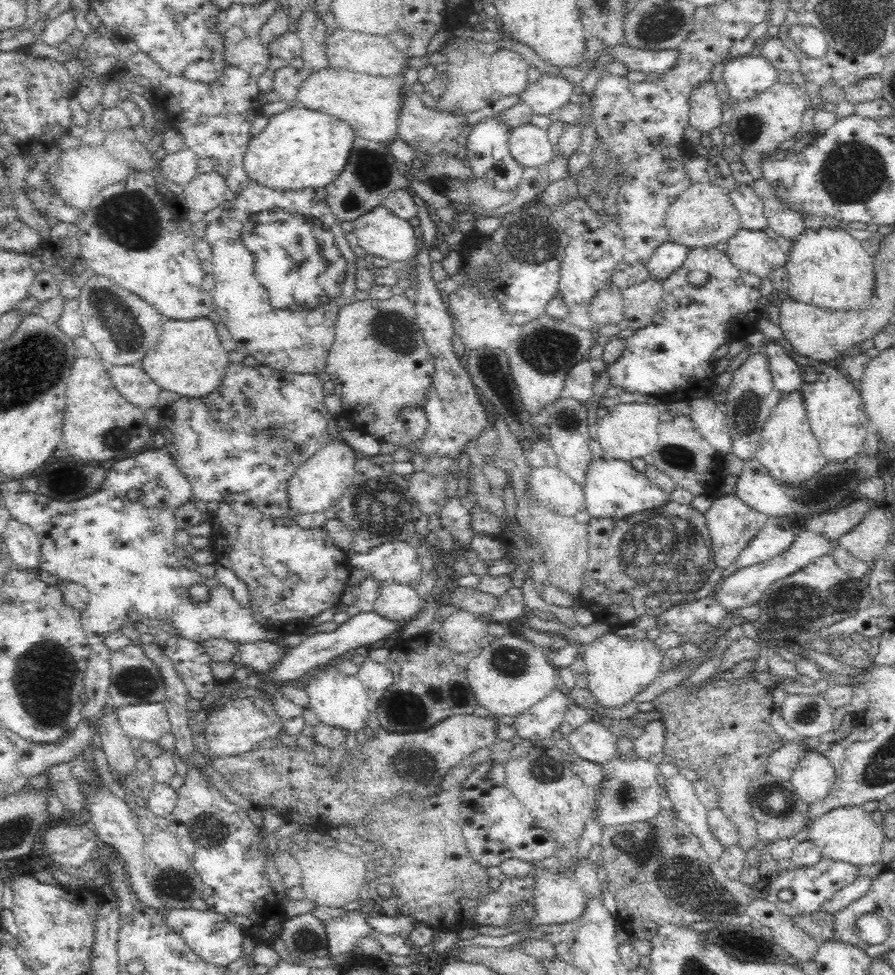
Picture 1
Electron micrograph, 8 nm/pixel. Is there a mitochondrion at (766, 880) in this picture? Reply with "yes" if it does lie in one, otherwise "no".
no

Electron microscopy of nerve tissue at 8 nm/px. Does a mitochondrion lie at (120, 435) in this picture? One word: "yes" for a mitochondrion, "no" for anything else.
yes

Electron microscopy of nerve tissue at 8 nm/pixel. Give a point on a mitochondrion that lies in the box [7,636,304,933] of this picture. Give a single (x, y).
(44, 676)

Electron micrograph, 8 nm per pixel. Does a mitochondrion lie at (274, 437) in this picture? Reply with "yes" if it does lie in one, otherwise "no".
yes

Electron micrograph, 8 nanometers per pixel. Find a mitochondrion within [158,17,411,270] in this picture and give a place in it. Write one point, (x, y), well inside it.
(370, 169)

